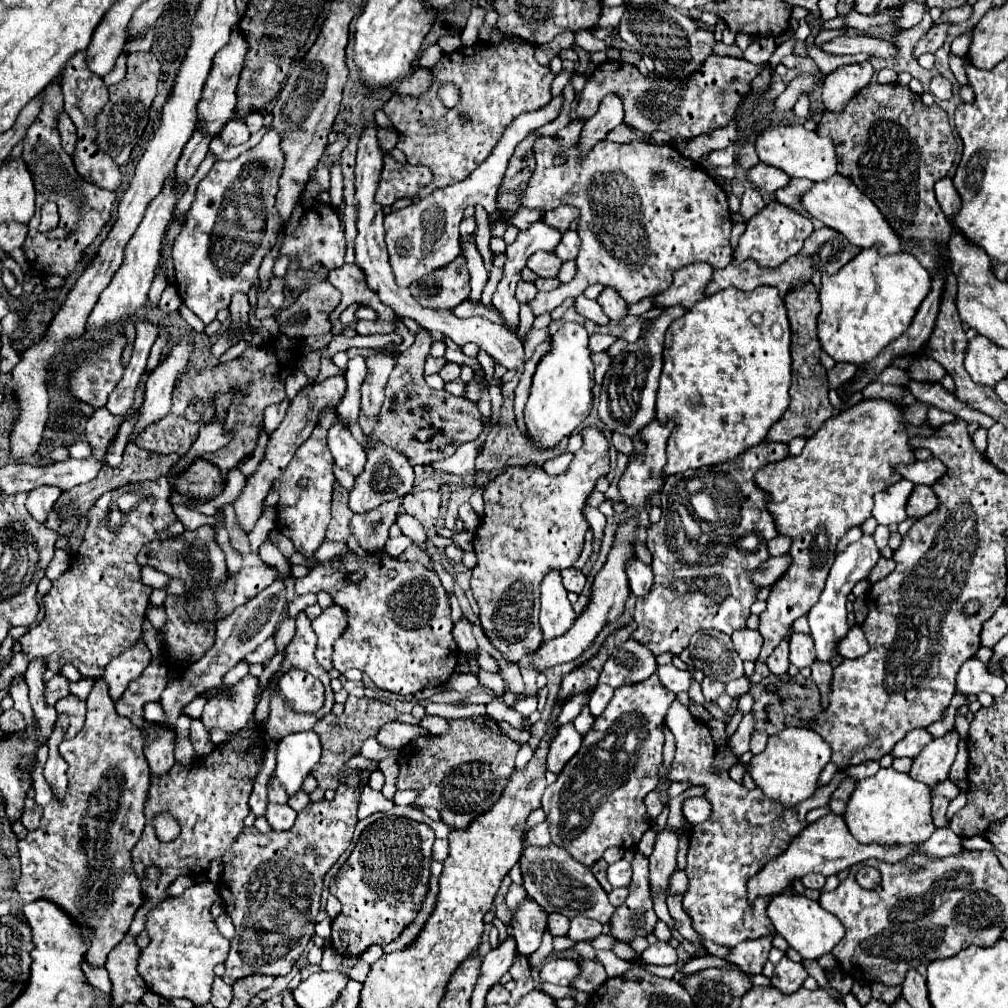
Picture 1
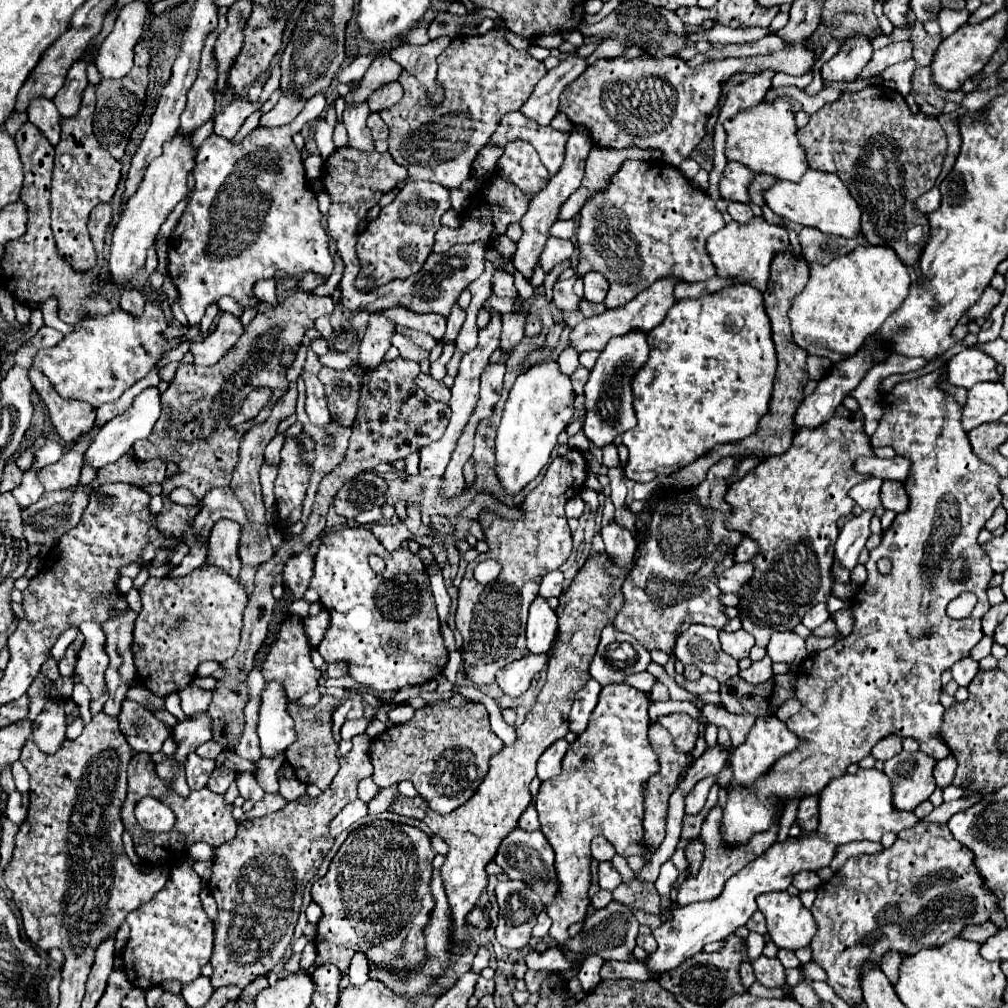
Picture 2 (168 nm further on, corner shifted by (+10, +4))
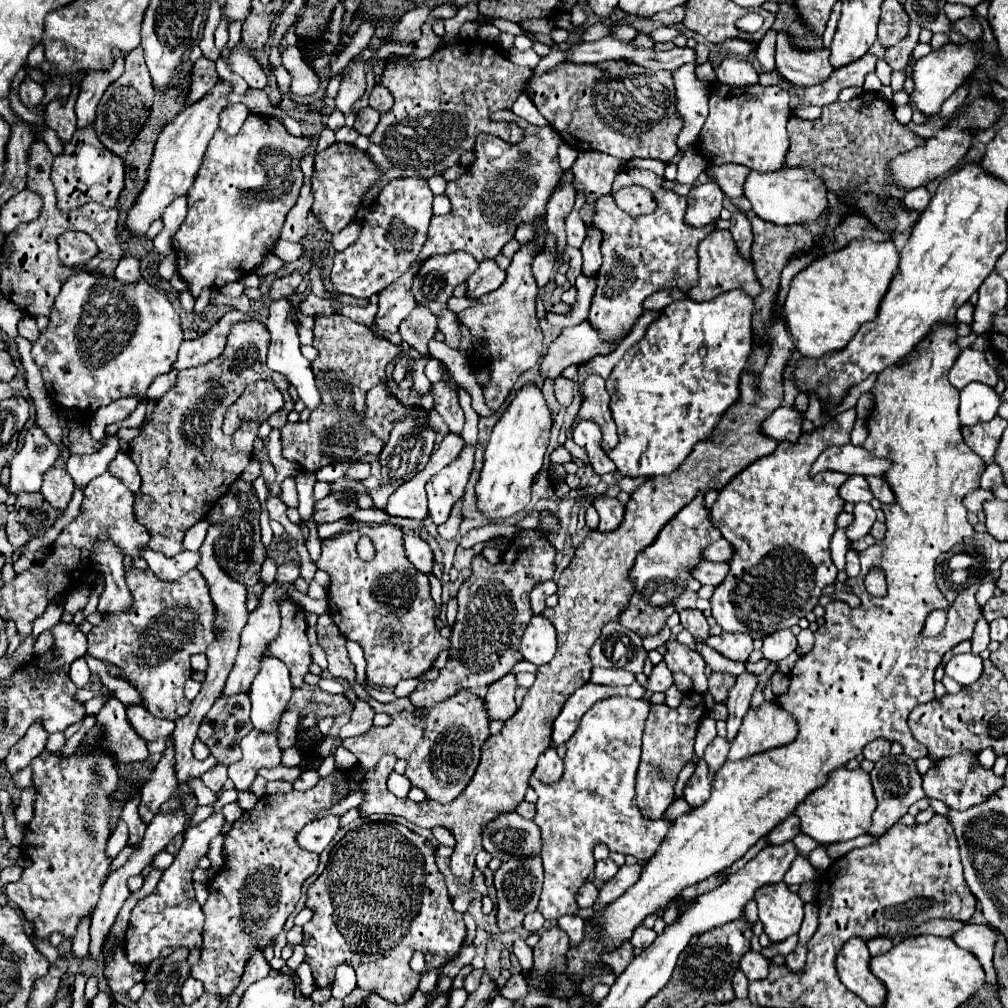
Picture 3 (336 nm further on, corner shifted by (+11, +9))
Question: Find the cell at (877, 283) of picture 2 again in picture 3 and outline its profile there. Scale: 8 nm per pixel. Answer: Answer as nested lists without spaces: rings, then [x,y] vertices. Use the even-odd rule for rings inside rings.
[[[854,240],[842,250],[814,260],[792,280],[782,308],[796,350],[808,358],[820,358],[828,352],[842,350],[864,322],[874,320],[896,270],[898,252],[892,242]]]

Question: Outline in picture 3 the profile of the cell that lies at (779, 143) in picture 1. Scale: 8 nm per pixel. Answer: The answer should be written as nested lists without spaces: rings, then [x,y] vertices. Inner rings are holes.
[[[716,84],[710,90],[710,114],[708,120],[698,136],[698,140],[694,142],[694,150],[698,154],[702,154],[708,162],[712,164],[742,164],[750,170],[758,170],[758,172],[774,172],[782,168],[784,156],[788,152],[788,134],[786,134],[786,122],[790,118],[790,94],[780,88],[780,86],[724,86],[724,84]]]

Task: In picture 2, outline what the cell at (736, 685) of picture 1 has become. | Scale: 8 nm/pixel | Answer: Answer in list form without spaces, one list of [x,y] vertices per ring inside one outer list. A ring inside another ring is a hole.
[[[701,675],[697,681],[687,681],[685,689],[695,693],[695,695],[703,695],[703,693],[717,693],[719,691],[719,681],[715,681],[713,677]]]

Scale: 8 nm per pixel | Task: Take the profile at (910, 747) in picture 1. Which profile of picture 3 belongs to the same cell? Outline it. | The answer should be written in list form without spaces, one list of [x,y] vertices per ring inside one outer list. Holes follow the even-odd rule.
[[[878,738],[878,740],[870,742],[870,744],[866,744],[862,754],[864,754],[864,758],[866,758],[866,760],[870,760],[870,762],[876,762],[876,760],[884,758],[888,752],[890,752],[890,742],[888,742],[888,740],[882,740],[882,738]]]

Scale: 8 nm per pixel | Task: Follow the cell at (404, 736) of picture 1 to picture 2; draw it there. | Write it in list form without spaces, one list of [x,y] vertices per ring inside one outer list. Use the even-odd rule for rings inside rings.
[[[361,733],[351,741],[353,749],[339,759],[339,771],[327,791],[315,799],[303,795],[273,815],[239,823],[235,839],[215,849],[213,875],[207,885],[219,907],[219,917],[213,921],[215,947],[211,955],[215,969],[211,983],[215,987],[247,987],[255,977],[267,975],[283,961],[299,919],[303,889],[317,875],[335,843],[333,837],[327,837],[327,825],[331,817],[357,797],[357,783],[371,777],[367,745],[373,739]]]

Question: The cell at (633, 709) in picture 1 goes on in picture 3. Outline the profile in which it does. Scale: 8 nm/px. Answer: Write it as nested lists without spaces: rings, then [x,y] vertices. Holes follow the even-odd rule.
[[[606,698],[594,704],[580,720],[576,732],[566,742],[566,758],[564,758],[564,776],[560,782],[548,786],[538,782],[534,792],[538,794],[536,816],[534,822],[542,832],[542,860],[544,860],[544,888],[538,904],[538,912],[546,920],[556,920],[564,914],[574,914],[578,888],[586,882],[588,874],[594,872],[595,859],[593,850],[596,844],[606,844],[610,852],[632,854],[640,862],[646,862],[654,856],[662,838],[668,832],[666,820],[648,820],[640,814],[636,806],[636,768],[640,762],[640,746],[644,722],[650,712],[648,700],[632,700],[632,698]]]

